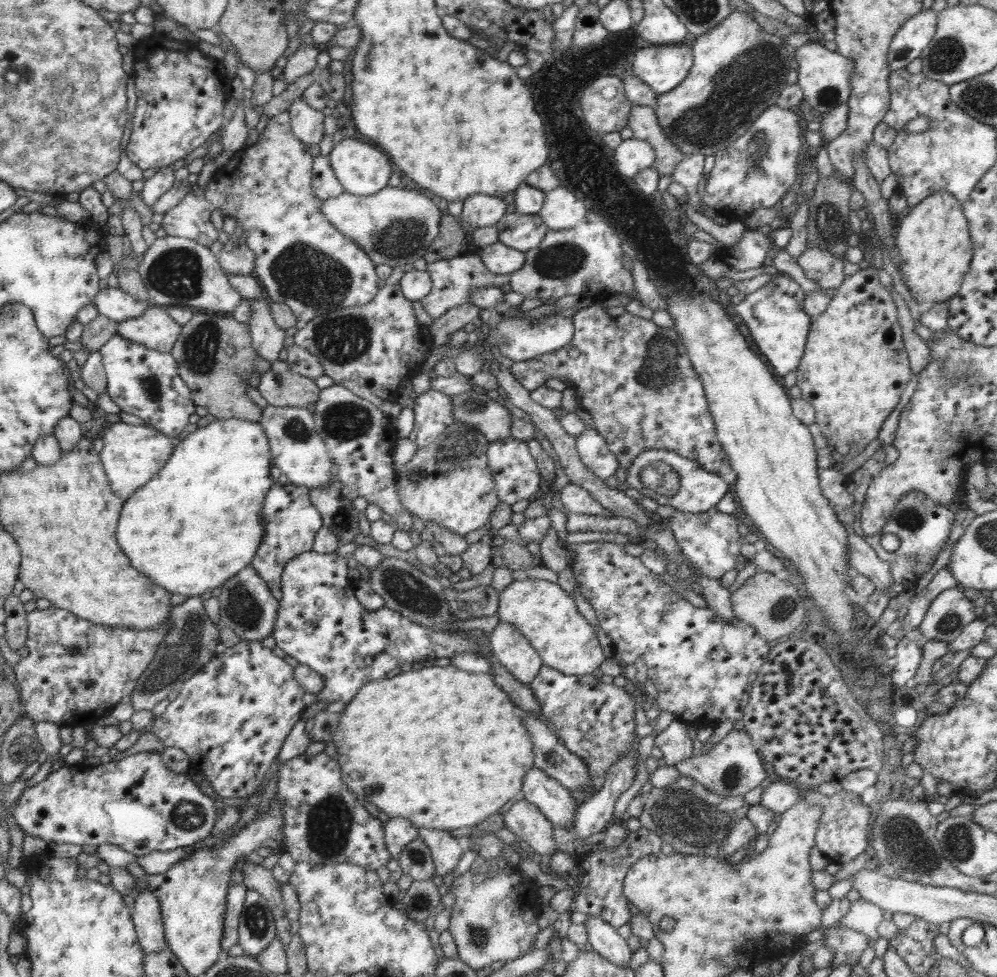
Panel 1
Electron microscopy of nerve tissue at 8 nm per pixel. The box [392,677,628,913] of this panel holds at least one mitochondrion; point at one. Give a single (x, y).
(416, 855)

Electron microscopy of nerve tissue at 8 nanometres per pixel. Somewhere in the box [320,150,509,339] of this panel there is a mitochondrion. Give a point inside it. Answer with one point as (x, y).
(400, 240)

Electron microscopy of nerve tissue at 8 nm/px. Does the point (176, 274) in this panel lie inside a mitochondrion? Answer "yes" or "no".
yes

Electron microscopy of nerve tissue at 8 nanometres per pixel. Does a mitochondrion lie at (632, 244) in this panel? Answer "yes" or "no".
no

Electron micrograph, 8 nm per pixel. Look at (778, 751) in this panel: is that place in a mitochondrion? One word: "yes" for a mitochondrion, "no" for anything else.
no

